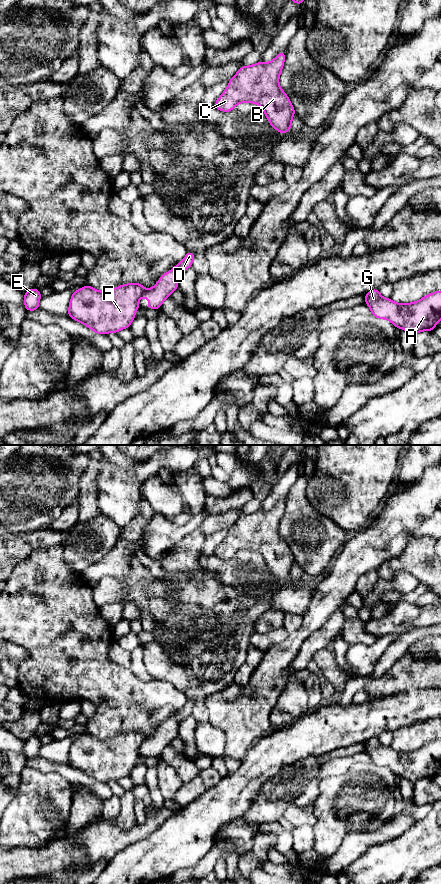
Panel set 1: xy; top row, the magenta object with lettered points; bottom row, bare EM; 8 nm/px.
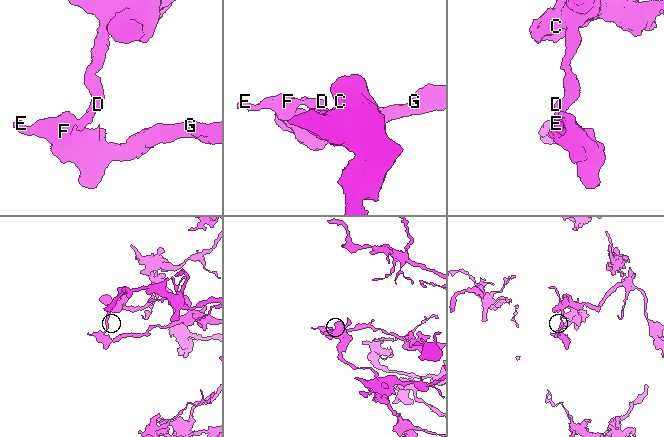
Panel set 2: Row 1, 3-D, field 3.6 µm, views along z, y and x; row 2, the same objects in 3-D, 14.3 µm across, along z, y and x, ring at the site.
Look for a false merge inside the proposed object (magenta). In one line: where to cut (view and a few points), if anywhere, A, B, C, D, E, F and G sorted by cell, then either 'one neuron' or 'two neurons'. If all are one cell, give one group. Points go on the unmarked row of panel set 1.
xy (145, 737), (141, 744) | A E F G / B C D | two neurons

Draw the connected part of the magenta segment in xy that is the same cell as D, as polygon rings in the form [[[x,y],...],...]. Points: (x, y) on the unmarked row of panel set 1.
[[[187,700],[184,707],[170,719],[163,722],[158,730],[150,737],[145,738],[142,745],[148,747],[147,756],[156,758],[161,755],[165,747],[178,736],[179,724],[192,714],[195,703]]]

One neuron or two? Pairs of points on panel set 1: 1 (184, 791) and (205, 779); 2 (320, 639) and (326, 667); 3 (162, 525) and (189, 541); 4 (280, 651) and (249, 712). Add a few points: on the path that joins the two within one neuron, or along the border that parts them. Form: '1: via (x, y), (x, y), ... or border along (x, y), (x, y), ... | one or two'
1: via (189, 791), (200, 784) | one
2: border along (329, 647), (319, 649), (312, 659) | two
3: border along (197, 528), (189, 532), (172, 549), (166, 552) | two
4: via (273, 666), (269, 679), (258, 697) | one

